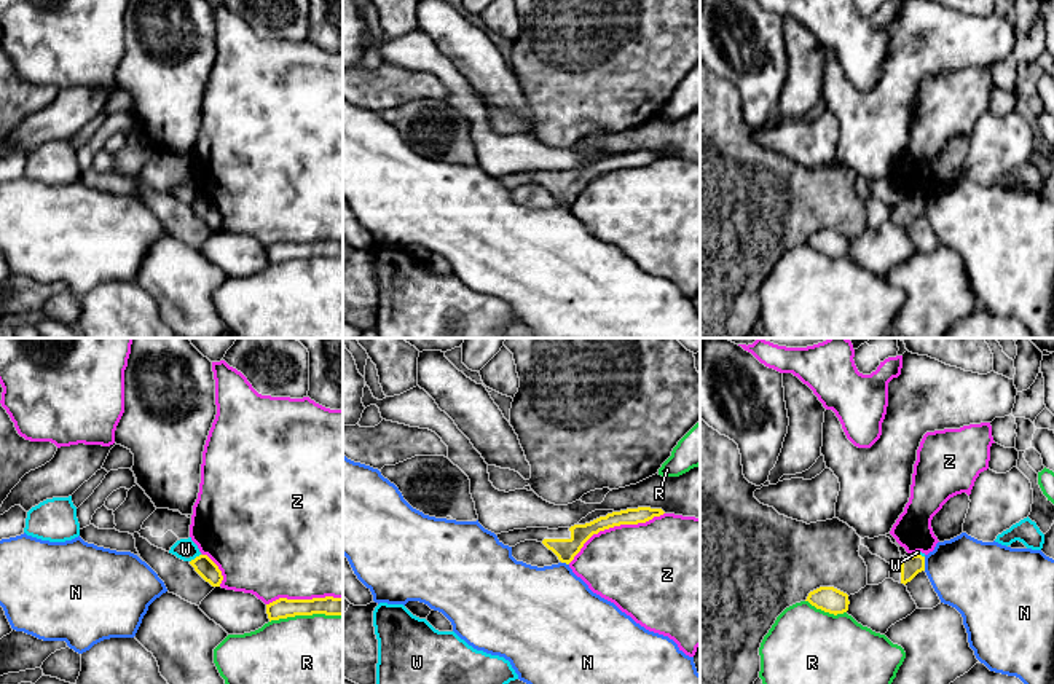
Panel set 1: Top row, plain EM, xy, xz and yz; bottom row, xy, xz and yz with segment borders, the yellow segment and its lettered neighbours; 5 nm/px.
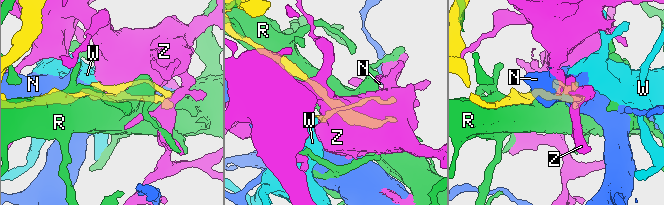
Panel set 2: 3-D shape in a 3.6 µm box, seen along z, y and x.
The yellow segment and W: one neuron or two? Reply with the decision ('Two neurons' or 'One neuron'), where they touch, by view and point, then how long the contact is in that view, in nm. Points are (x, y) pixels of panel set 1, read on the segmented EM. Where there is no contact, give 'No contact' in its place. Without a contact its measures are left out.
Two neurons. Touches yellow at xy (196, 557). Shared border 70 nm

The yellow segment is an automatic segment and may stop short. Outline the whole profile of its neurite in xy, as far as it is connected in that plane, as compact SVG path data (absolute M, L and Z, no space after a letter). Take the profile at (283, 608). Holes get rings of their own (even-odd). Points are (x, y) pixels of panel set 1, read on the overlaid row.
M333 596L313 598L313 599L279 598L266 604L266 614L269 622L295 615L313 615L313 614L343 615L343 598L333 598Z

